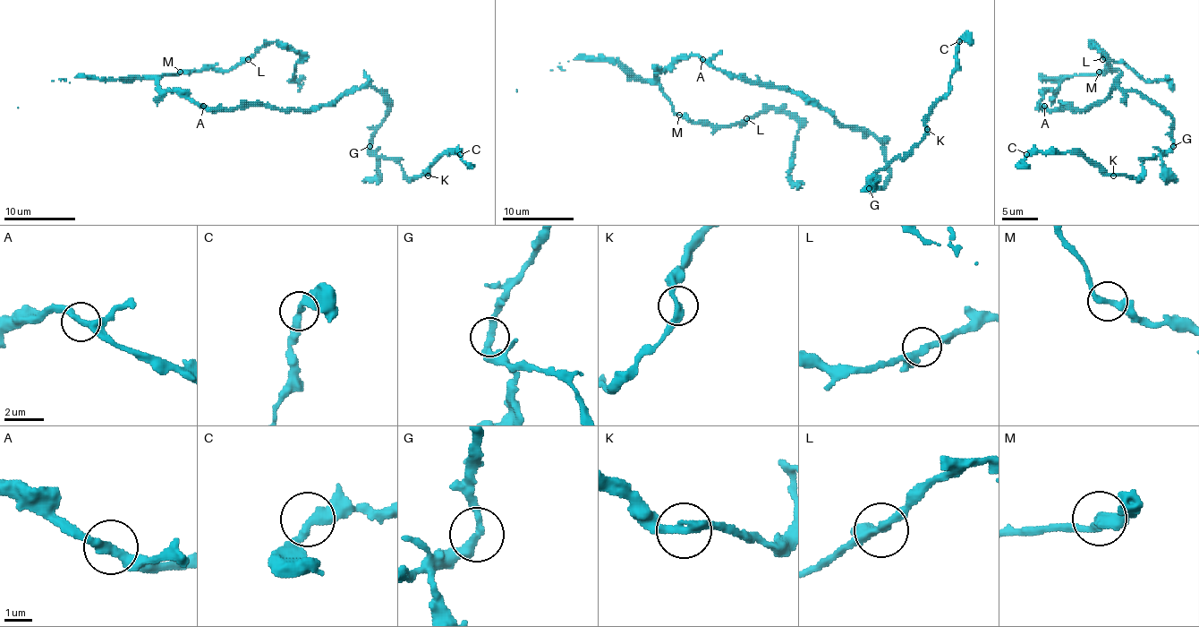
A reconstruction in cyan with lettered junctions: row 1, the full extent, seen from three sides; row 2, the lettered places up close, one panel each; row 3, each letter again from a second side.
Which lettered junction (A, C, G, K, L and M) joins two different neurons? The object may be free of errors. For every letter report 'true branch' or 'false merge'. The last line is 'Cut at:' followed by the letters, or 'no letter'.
A: true branch
C: true branch
G: true branch
K: true branch
L: true branch
M: true branch
Cut at: no letter

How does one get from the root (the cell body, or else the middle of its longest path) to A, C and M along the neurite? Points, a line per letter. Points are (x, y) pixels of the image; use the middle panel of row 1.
A: (784, 90), (729, 77), (702, 59)
C: (784, 90), (870, 133), (888, 165), (882, 188), (868, 181), (925, 134), (925, 118), (948, 91), (959, 41)
M: (784, 90), (729, 77), (697, 55), (688, 55), (672, 63), (658, 75), (663, 95), (679, 115)

